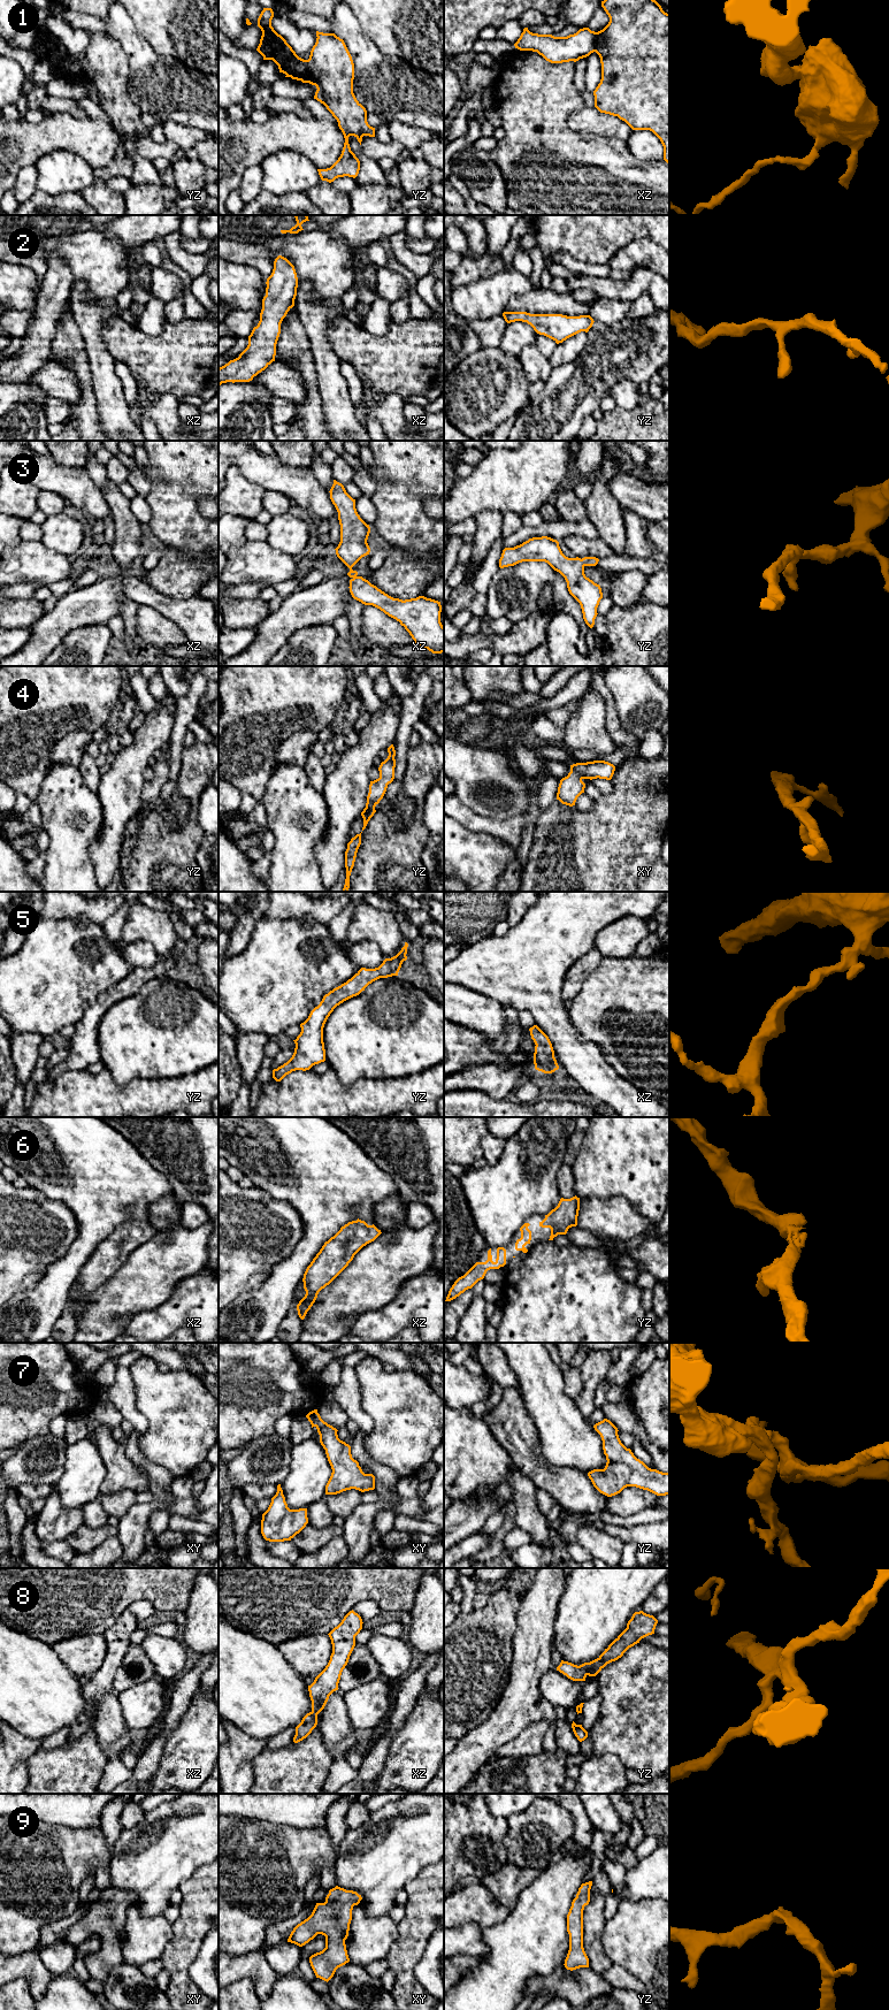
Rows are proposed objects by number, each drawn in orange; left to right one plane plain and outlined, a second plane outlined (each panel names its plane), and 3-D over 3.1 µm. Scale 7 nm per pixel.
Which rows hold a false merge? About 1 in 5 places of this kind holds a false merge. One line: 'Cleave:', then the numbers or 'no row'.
Cleave: 1

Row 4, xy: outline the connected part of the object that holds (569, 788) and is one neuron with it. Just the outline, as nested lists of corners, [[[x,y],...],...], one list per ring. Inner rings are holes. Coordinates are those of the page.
[[[593,761],[587,763],[576,763],[570,765],[570,772],[560,780],[557,800],[562,804],[573,807],[577,797],[584,793],[585,784],[583,779],[606,779],[611,780],[615,766],[605,761]]]

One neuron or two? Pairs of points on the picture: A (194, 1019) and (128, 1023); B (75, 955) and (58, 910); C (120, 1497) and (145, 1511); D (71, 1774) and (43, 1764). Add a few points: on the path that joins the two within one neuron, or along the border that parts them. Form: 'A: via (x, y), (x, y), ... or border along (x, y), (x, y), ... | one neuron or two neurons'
A: via (178, 1023), (144, 1023) | one neuron
B: border along (73, 917), (43, 919) | two neurons
C: border along (137, 1503), (119, 1518) | two neurons
D: via (64, 1774), (53, 1774), (50, 1771) | one neuron

